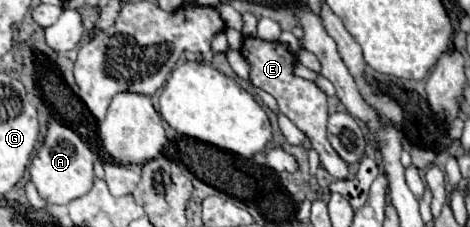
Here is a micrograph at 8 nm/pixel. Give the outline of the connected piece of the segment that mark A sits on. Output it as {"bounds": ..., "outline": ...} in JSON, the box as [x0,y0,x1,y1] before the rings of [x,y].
{"bounds":[29,120,104,204],"outline":[[[51,120],[51,124],[49,124],[45,142],[43,142],[41,150],[37,152],[37,158],[39,160],[31,160],[29,174],[31,174],[31,180],[37,186],[39,194],[49,204],[67,204],[67,202],[87,194],[96,179],[104,181],[103,161],[95,162],[95,154],[89,150],[89,146],[71,128],[65,128],[63,124],[55,122],[55,120]]]}

